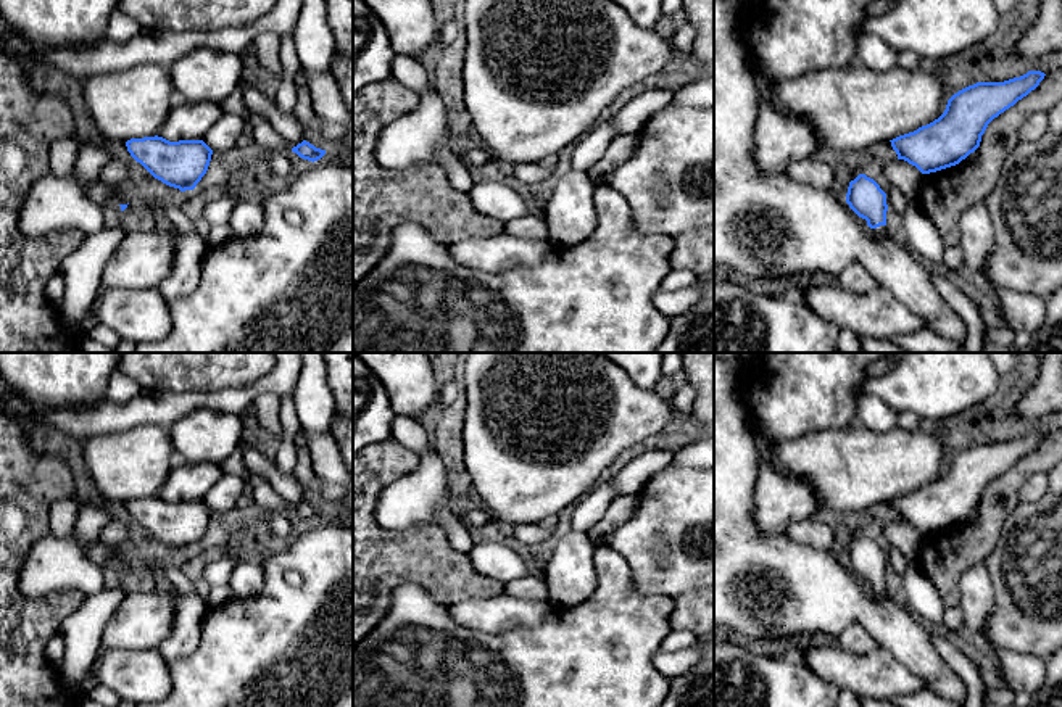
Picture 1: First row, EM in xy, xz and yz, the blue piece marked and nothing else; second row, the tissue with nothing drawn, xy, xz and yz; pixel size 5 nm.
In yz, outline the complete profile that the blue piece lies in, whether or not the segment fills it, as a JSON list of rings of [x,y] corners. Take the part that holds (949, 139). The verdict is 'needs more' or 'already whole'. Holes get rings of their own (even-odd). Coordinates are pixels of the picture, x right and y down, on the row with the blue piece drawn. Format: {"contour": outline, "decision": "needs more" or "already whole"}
{"contour": [[[1028,71],[1004,82],[977,82],[959,90],[938,119],[890,140],[898,159],[922,174],[959,164],[980,147],[988,124],[1035,90],[1044,76]]], "decision": "already whole"}

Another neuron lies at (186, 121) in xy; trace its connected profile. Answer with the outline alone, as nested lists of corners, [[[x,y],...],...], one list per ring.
[[[176,101],[161,126],[158,137],[169,142],[201,140],[222,114],[221,105],[216,103]]]

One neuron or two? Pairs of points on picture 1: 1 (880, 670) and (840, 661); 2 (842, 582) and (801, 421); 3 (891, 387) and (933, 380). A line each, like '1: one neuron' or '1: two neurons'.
1: one neuron
2: two neurons
3: one neuron

